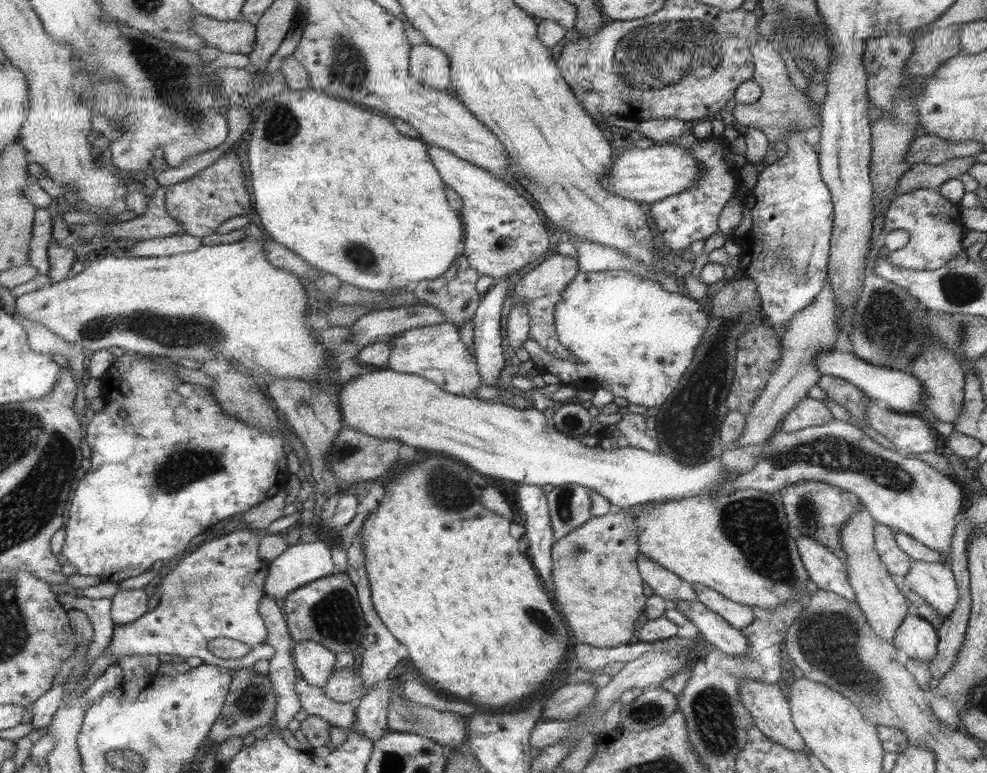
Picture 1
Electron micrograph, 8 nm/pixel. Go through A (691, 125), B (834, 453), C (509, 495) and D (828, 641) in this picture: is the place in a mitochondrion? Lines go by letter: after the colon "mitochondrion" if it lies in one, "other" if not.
A: other
B: mitochondrion
C: other
D: mitochondrion

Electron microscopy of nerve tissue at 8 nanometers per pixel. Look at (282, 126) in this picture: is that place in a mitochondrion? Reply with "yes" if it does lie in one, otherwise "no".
yes

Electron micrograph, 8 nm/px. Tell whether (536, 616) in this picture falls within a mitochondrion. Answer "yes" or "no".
yes

